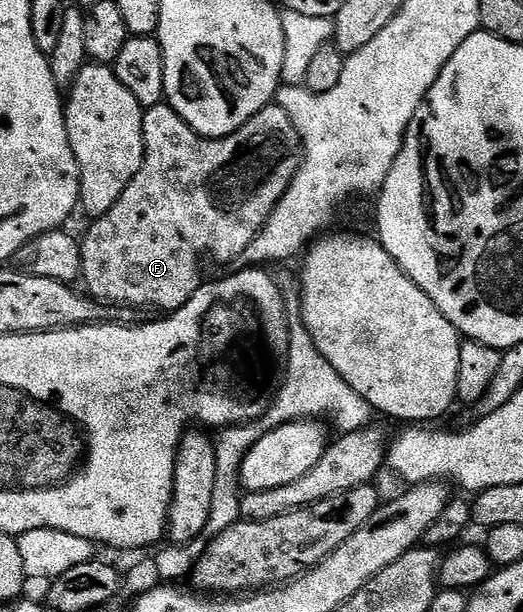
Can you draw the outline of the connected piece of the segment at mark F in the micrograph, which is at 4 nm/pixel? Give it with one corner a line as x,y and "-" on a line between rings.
162,103
145,110
143,139
145,140
145,158
143,159
143,167
139,167
139,175
135,175
135,179
131,179
131,183
127,183
127,191
123,191
123,195
119,195
119,203
115,203
115,207
111,207
111,211
107,211
107,215
96,218
90,224
93,226
86,231
85,241
83,237
80,242
80,280
85,281
86,287
84,286
84,288
87,290
88,296
94,297
97,301
104,301
106,305
136,307
138,310
141,308
176,311
184,307
195,295
195,291
201,288
203,284
201,260
204,257
210,257
213,261
234,260
236,262
243,255
243,251
247,251
247,247
253,242
255,235
259,235
259,231
265,226
271,211
275,209
279,199
283,199
287,187
291,187
291,183
299,171
303,156
301,137
295,131
287,111
283,111
275,103
269,104
263,111
256,113
251,120
243,123
243,127
239,127
239,131
226,137
200,137
170,105

